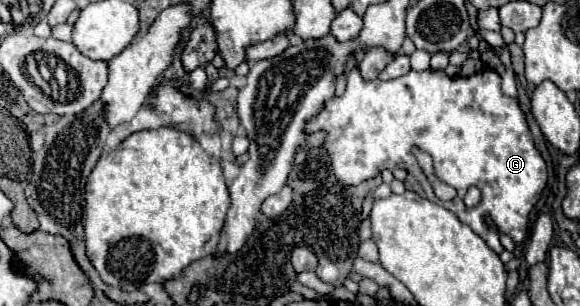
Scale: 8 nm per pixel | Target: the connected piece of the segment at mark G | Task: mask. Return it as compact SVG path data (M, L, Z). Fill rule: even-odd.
M355 67L355 69L349 73L349 81L347 81L345 93L343 93L341 97L337 97L337 95L331 97L331 99L323 105L323 109L321 109L317 115L313 115L313 117L305 123L305 129L303 129L303 131L305 131L305 135L313 135L313 133L317 133L317 131L325 131L323 149L327 151L327 155L329 155L329 159L331 159L331 165L333 165L333 171L335 171L335 177L337 177L341 183L345 183L345 185L359 185L359 183L363 183L363 181L367 181L367 179L373 179L375 175L381 175L381 171L385 171L385 169L389 169L389 171L393 171L393 169L405 169L407 173L411 173L411 175L421 183L421 187L423 187L423 191L427 193L427 199L429 199L429 201L441 203L445 209L453 211L453 213L455 213L463 223L467 223L479 237L483 237L485 243L487 243L495 253L501 253L501 251L503 251L503 245L501 245L501 241L499 241L499 233L497 233L497 231L507 233L515 243L521 243L521 241L523 241L523 237L525 237L525 233L527 233L527 225L529 225L529 213L531 213L531 209L535 207L535 203L539 201L539 195L541 195L541 191L545 189L545 183L547 183L547 165L545 165L541 153L539 153L537 147L535 147L533 135L531 135L529 125L527 125L527 121L525 121L525 115L523 115L523 111L521 111L521 107L519 107L519 101L513 99L513 97L503 95L503 91L501 91L501 77L499 77L499 73L493 71L493 69L483 69L483 71L473 73L473 75L469 75L469 77L463 77L463 75L449 77L445 71L429 71L429 69L417 73L417 71L411 69L407 75L403 75L403 77L399 77L399 79L391 79L391 81L381 81L381 79L365 81L365 79L361 77L359 69ZM413 147L417 147L419 151L429 153L429 155L433 157L433 171L435 171L435 175L437 175L443 183L447 183L447 185L451 185L451 187L457 189L457 197L455 197L453 201L439 201L439 199L435 197L433 187L431 187L431 183L427 181L427 175L425 175L423 169L419 167L417 157L411 153ZM469 187L477 187L477 189L481 191L481 201L479 201L479 205L475 205L473 209L467 209L465 203L463 203L463 197L465 197L465 193L467 193ZM485 213L491 215L491 219L493 219L497 231L489 229L489 227L483 223L483 215L485 215Z

